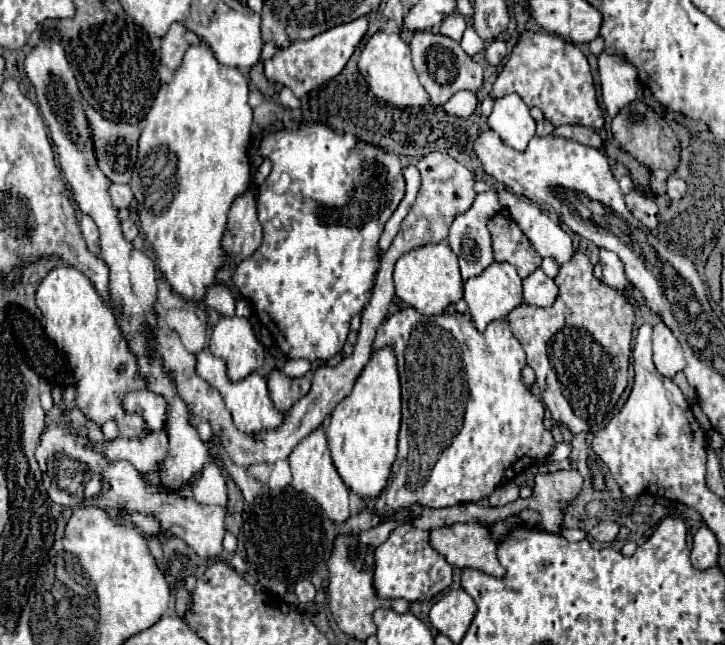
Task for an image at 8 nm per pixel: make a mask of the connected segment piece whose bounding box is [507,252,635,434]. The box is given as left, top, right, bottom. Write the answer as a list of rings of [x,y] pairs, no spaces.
[[[575,252],[571,260],[561,266],[555,280],[559,286],[559,296],[551,308],[535,308],[523,304],[507,316],[507,322],[527,352],[527,364],[535,370],[541,400],[546,409],[551,410],[553,420],[567,426],[571,434],[579,434],[601,426],[627,386],[635,312],[629,300],[625,300],[623,292],[595,280],[593,266],[581,252]]]

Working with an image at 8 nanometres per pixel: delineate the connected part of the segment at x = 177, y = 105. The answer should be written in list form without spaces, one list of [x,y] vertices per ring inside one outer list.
[[[193,44],[187,48],[179,68],[173,72],[173,80],[165,82],[147,114],[145,124],[141,126],[141,138],[139,138],[139,154],[137,154],[137,164],[133,170],[133,178],[131,178],[131,188],[135,192],[135,200],[139,204],[139,218],[141,218],[141,228],[145,238],[153,244],[153,250],[157,254],[157,264],[165,276],[165,280],[171,284],[171,288],[181,294],[187,300],[201,300],[205,294],[205,288],[211,286],[215,282],[215,272],[227,262],[223,250],[221,250],[221,236],[225,232],[227,226],[227,214],[231,210],[231,204],[235,202],[235,198],[239,198],[241,194],[245,194],[245,190],[251,184],[251,166],[249,166],[249,156],[247,156],[247,148],[249,148],[249,140],[251,140],[251,116],[253,110],[247,102],[249,96],[249,82],[247,78],[241,74],[241,70],[237,68],[227,68],[221,66],[213,54],[213,50],[205,44]]]

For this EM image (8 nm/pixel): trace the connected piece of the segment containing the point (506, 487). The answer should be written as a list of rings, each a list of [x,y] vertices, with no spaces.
[[[505,482],[499,484],[495,492],[489,496],[489,506],[505,506],[517,498],[519,498],[519,486],[513,482]]]

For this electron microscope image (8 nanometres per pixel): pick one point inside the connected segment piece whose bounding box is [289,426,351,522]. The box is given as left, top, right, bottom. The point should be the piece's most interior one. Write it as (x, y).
(314, 474)

